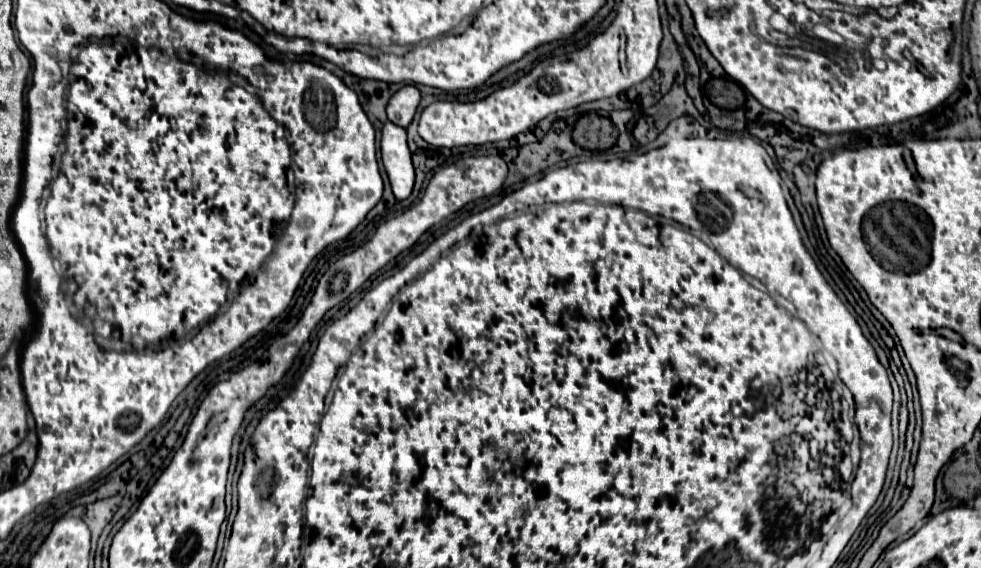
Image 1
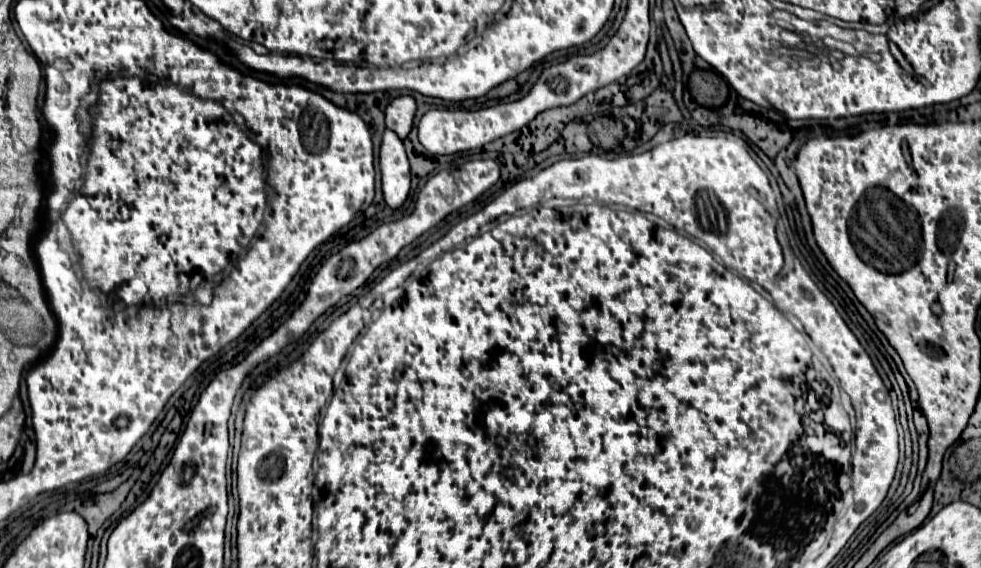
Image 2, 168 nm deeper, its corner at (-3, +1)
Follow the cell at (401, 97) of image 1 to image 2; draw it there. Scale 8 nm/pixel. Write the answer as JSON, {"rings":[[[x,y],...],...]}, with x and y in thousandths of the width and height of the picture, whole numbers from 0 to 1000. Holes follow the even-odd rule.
{"rings":[[[409,167],[401,174],[392,192],[394,227],[401,227],[405,238],[409,238],[409,245],[413,245],[421,224],[423,192],[425,192],[425,181],[419,167]]]}

